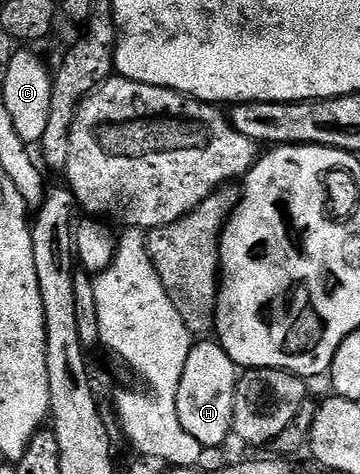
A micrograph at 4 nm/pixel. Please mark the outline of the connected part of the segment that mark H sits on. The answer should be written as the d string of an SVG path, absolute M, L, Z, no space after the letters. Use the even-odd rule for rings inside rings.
M205 339L194 344L187 355L187 363L183 367L183 379L179 379L177 392L177 410L179 423L183 423L183 431L191 435L202 445L226 444L233 431L233 408L235 407L235 391L239 366L227 355L227 351L216 340Z

